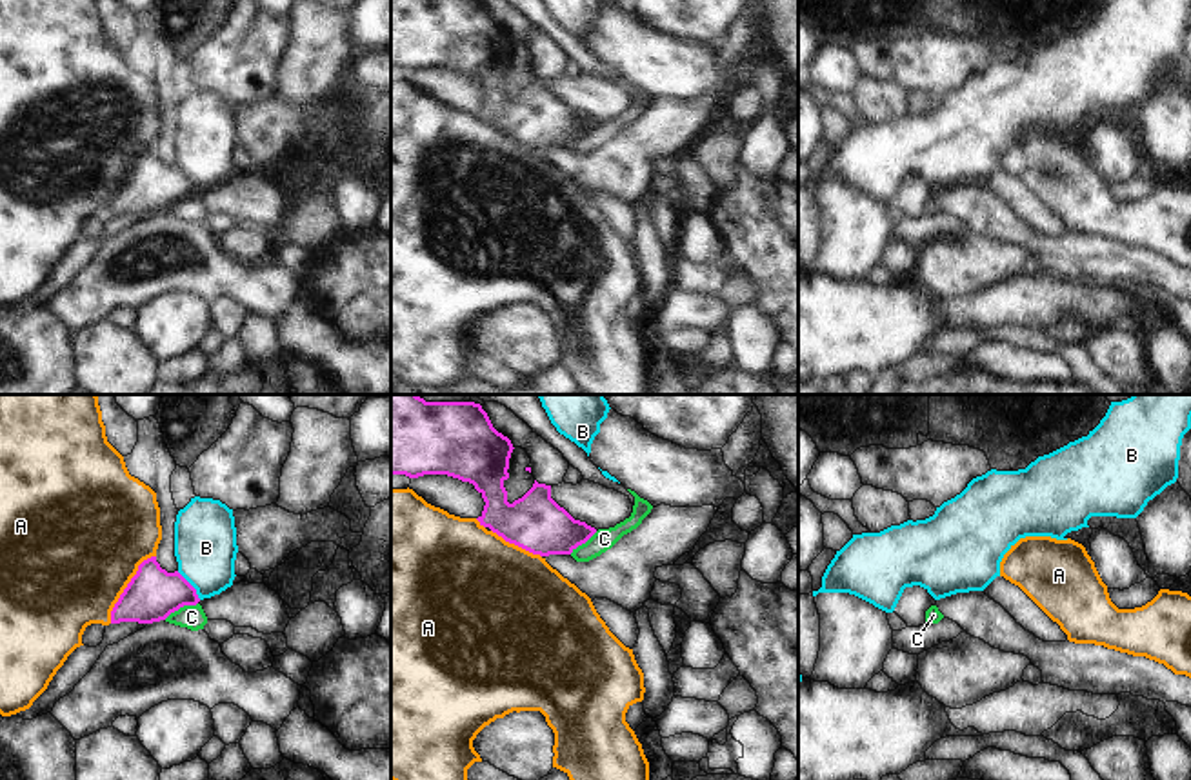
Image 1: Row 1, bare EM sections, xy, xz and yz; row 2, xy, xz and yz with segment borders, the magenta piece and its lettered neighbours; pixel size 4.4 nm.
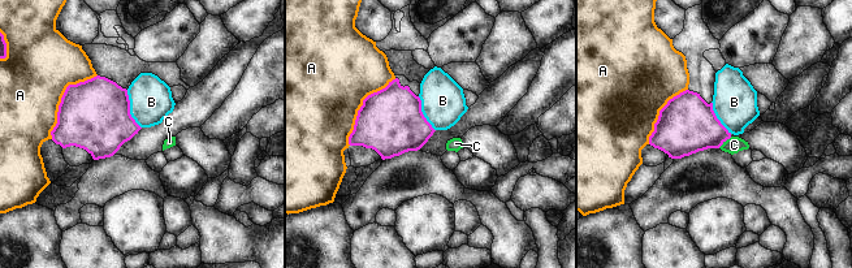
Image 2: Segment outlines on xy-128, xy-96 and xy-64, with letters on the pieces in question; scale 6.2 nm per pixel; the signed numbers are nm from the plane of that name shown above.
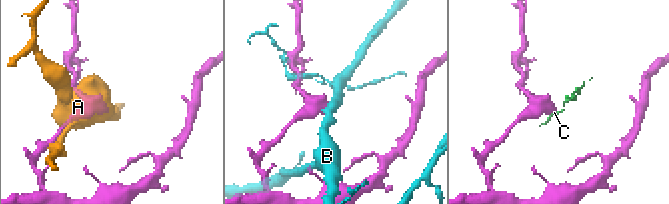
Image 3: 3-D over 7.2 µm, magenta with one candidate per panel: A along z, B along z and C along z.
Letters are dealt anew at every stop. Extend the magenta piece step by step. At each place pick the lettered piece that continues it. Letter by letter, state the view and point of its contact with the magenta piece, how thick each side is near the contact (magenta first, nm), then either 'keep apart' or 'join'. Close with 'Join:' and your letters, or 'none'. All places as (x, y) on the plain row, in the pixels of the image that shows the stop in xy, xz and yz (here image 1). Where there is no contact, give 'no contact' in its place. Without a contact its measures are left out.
A: meets magenta in xy at (128, 179); 240 nm thick on the magenta side, 480 nm on the other; keep apart
B: meets magenta in xy at (191, 179); 240 nm thick on the magenta side, 280 nm on the other; keep apart
C: meets magenta in xy at (180, 199); 240 nm thick on the magenta side, 110 nm on the other; keep apart
Join: none

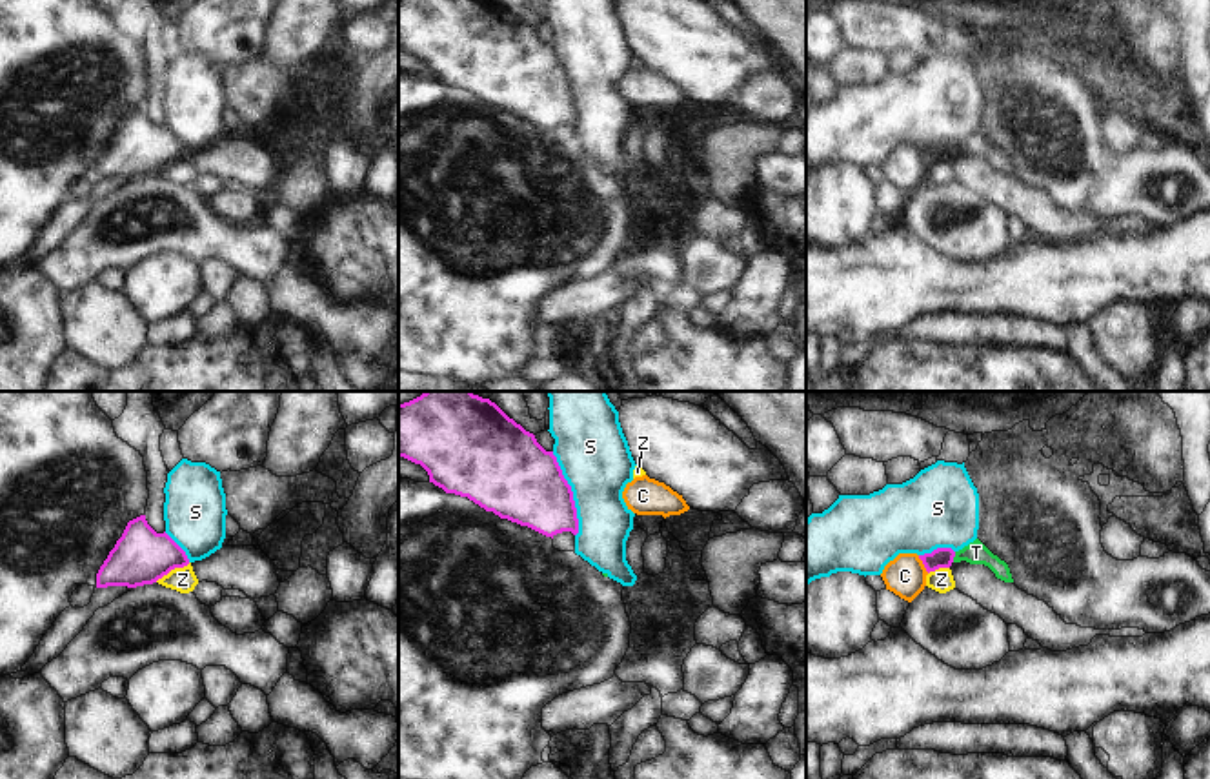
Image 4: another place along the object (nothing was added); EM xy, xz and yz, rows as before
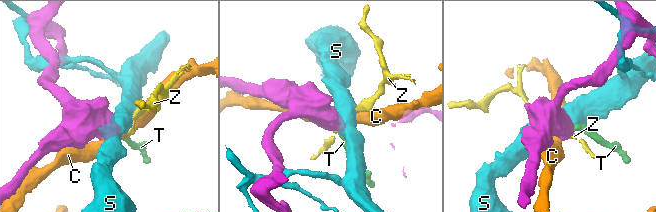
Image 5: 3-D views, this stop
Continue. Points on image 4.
C: meets magenta in yz at (923, 155); 90 nm thick on the magenta side, 180 nm on the other; keep apart
S: meets magenta in xz at (572, 86); 360 nm thick on the magenta side, 320 nm on the other; keep apart
T: meets magenta in yz at (954, 148); 90 nm thick on the magenta side, 100 nm on the other; join
Z: meets magenta in xy at (171, 161); 240 nm thick on the magenta side, 110 nm on the other; keep apart
Join: T

